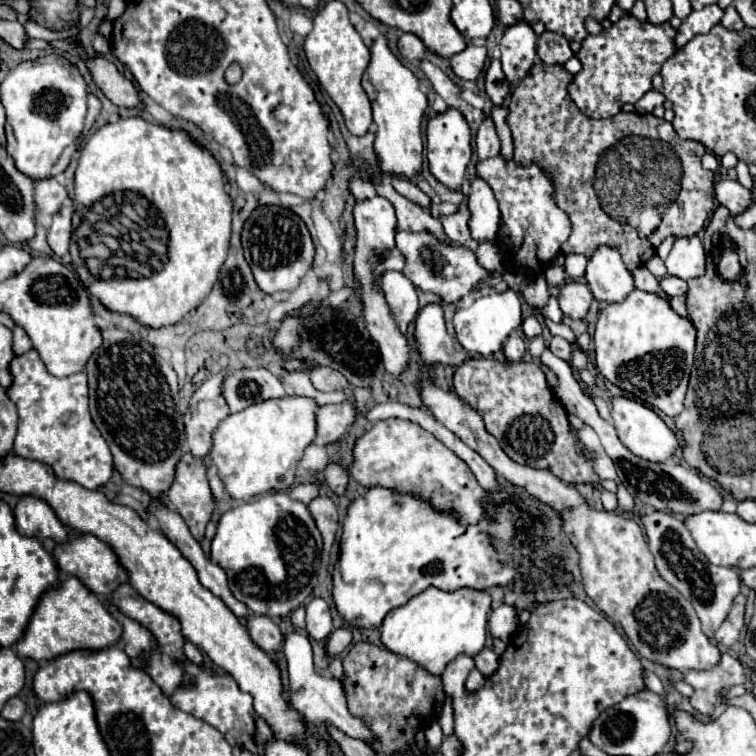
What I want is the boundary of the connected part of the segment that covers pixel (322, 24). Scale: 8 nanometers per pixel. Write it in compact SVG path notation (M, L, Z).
M325 2L325 6L315 16L315 26L307 34L303 50L319 84L343 112L349 132L355 136L365 134L373 122L371 102L361 86L361 76L365 72L365 66L369 66L369 48L351 26L349 12L343 2Z

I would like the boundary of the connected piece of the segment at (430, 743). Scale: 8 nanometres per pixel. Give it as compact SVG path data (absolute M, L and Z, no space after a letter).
M437 722L429 724L429 726L427 726L427 730L425 730L425 738L427 738L427 748L433 752L433 750L441 744L441 740L443 740L441 726L439 726Z

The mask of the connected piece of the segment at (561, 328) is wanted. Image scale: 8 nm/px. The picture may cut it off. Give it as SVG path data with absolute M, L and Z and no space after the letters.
M545 320L545 326L549 328L549 332L551 332L551 334L563 336L563 338L565 338L565 340L569 340L571 344L575 342L575 334L573 334L573 330L571 330L569 326L565 326L565 324L553 324L553 322L549 322L549 320Z

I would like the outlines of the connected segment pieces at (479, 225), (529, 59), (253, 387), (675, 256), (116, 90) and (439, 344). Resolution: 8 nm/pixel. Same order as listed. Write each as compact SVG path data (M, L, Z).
M475 178L471 182L469 212L471 212L469 218L471 238L477 242L483 240L493 242L499 232L499 206L491 188L481 178Z
M519 20L517 24L505 28L499 42L499 50L503 72L509 82L519 82L529 74L529 68L533 66L533 60L537 56L535 46L537 34L525 20Z
M239 368L227 374L221 392L229 412L239 412L255 402L285 396L283 384L267 368Z
M697 236L677 238L667 260L667 272L681 280L693 280L705 274L705 250Z
M91 56L85 60L87 68L91 72L93 82L97 84L97 88L117 106L125 106L125 108L133 108L133 106L143 106L135 86L123 78L119 74L119 70L115 68L115 64L111 64L109 60L105 60L103 56Z
M429 302L425 308L419 310L415 318L415 342L421 364L431 366L455 366L459 368L469 356L465 348L449 334L445 326L443 306L437 302Z

